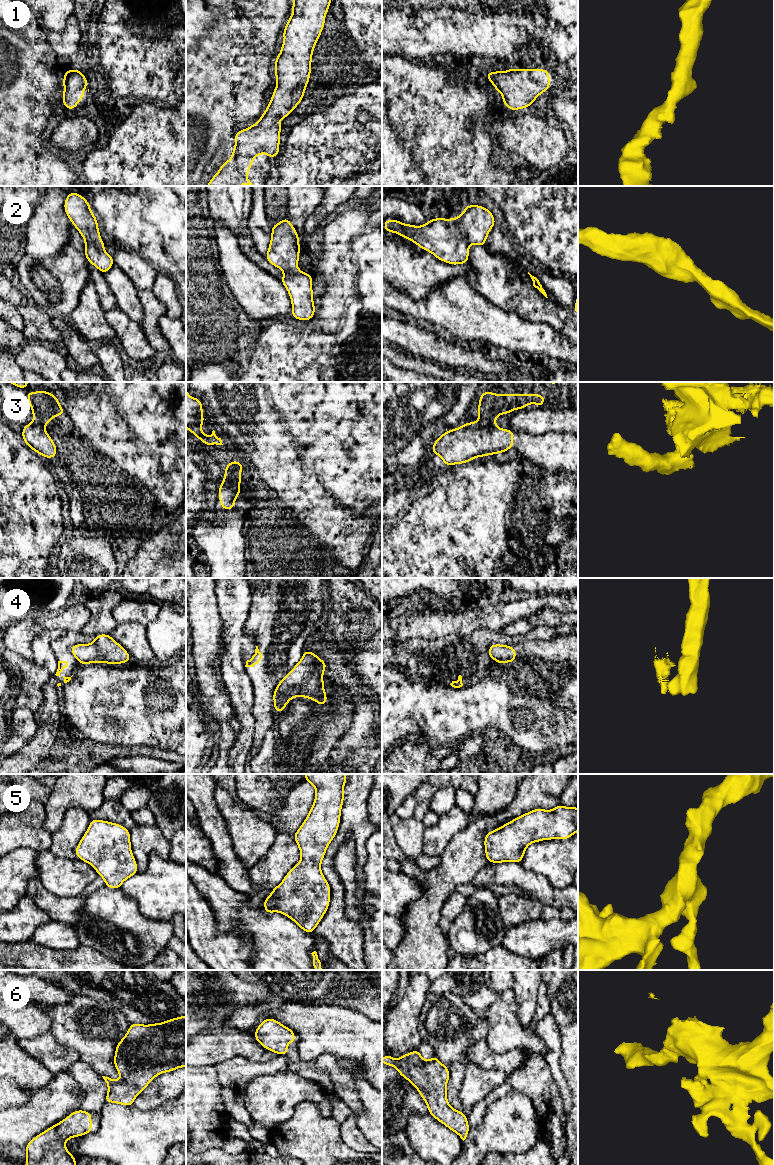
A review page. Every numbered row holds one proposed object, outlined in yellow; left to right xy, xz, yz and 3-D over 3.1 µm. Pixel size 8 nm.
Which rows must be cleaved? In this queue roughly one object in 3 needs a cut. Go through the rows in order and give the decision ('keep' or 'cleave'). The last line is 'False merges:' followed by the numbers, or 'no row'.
1: keep
2: keep
3: cleave
4: cleave
5: keep
6: keep
False merges: 3, 4

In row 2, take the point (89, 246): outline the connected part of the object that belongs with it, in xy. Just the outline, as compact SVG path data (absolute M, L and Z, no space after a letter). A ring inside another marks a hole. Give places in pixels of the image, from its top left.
M76 192L68 193L64 211L85 242L84 253L89 264L105 274L114 265L113 257L104 250L106 245L100 236L98 220L86 198Z

